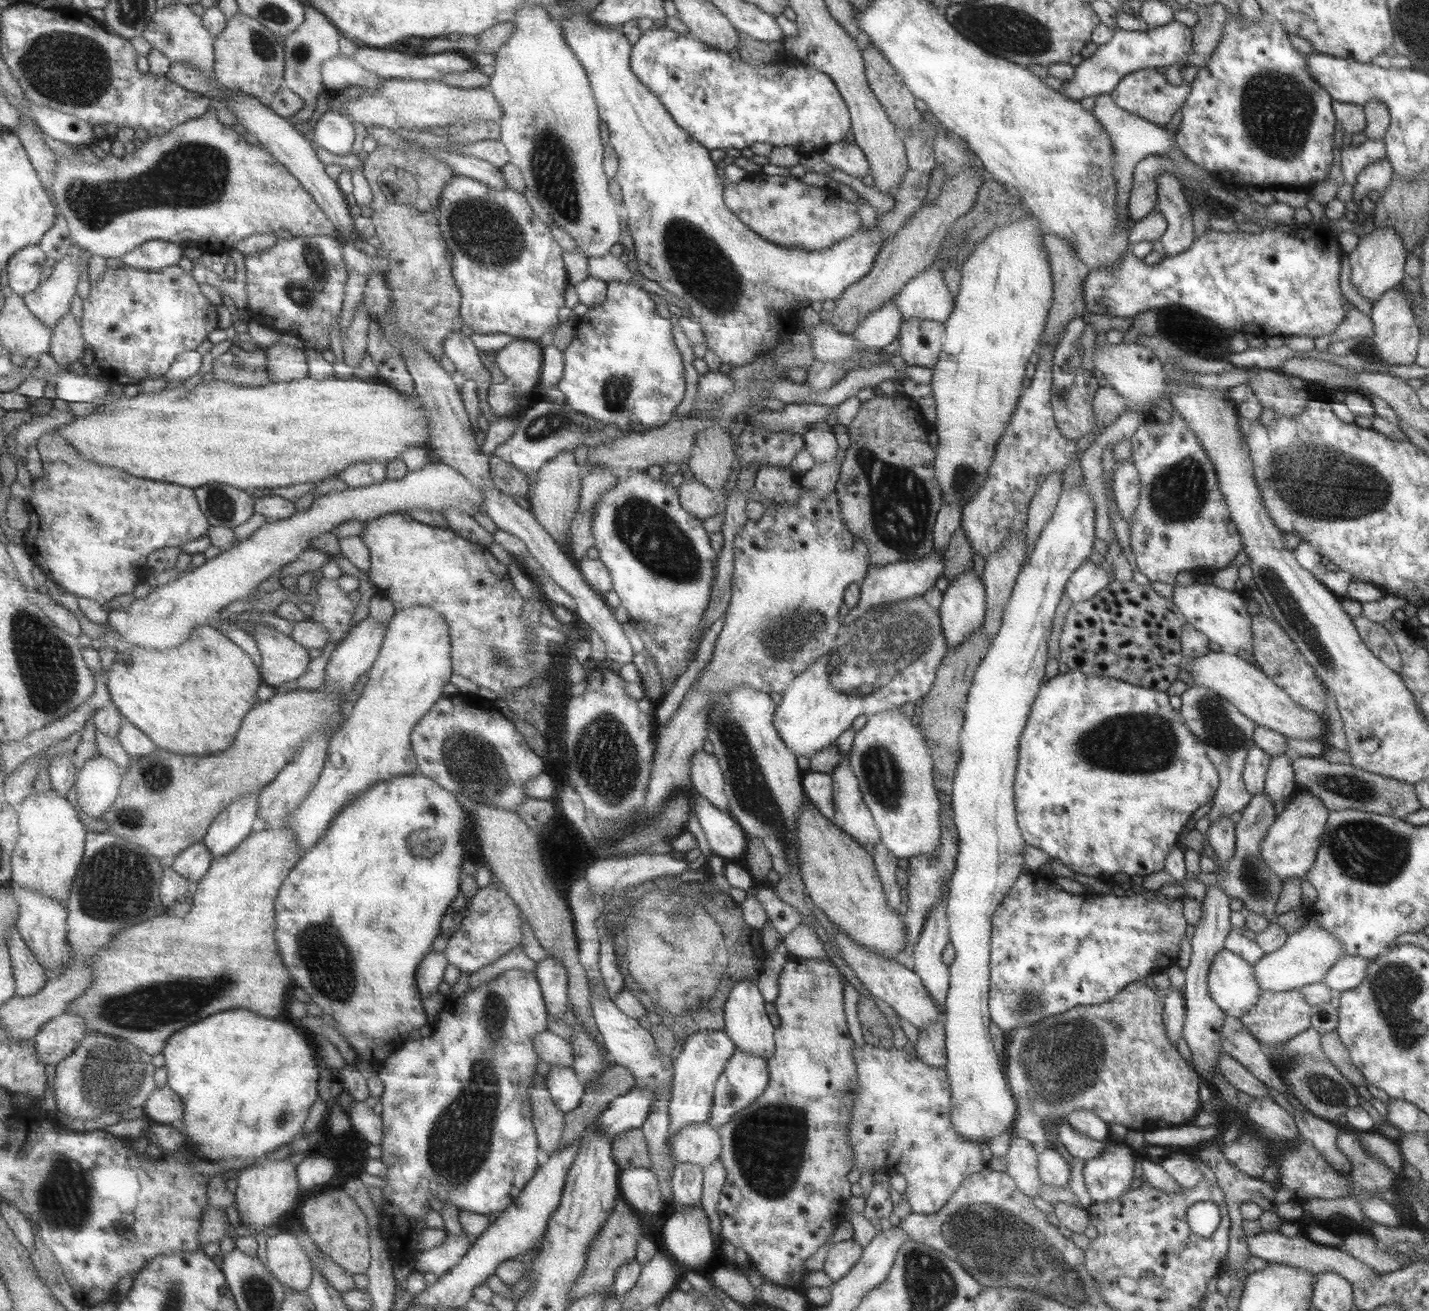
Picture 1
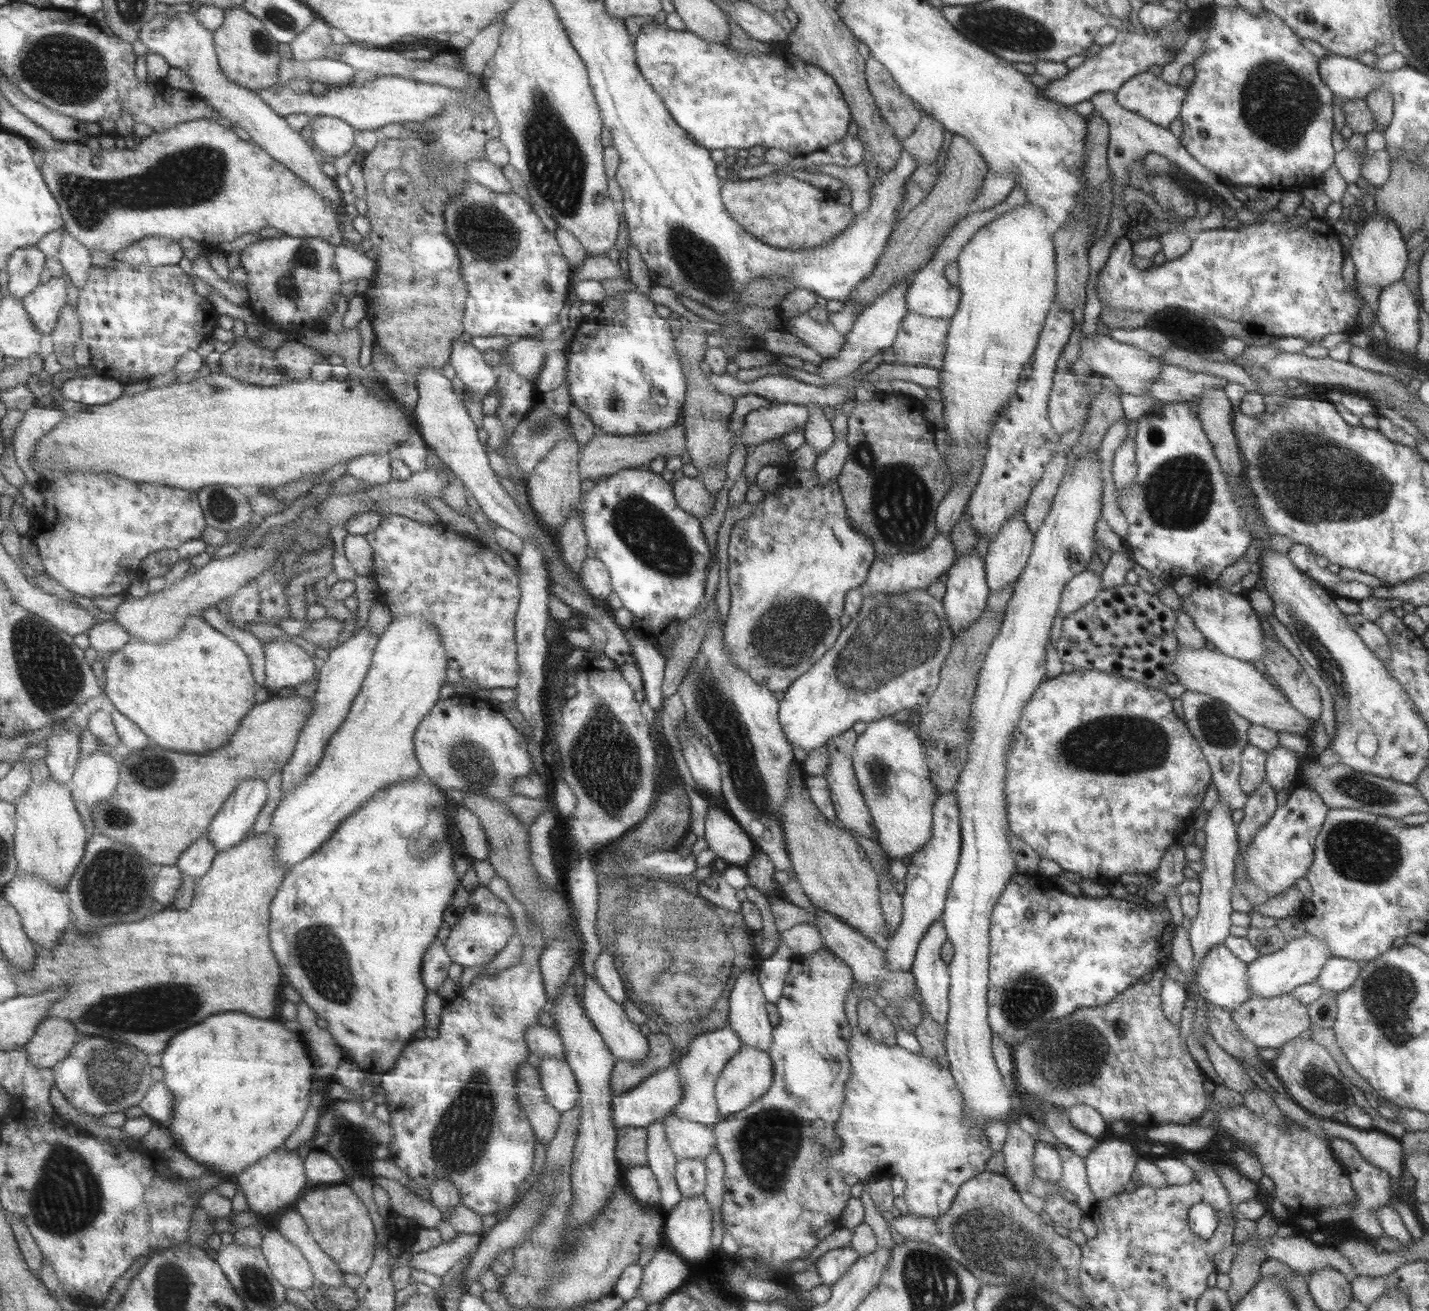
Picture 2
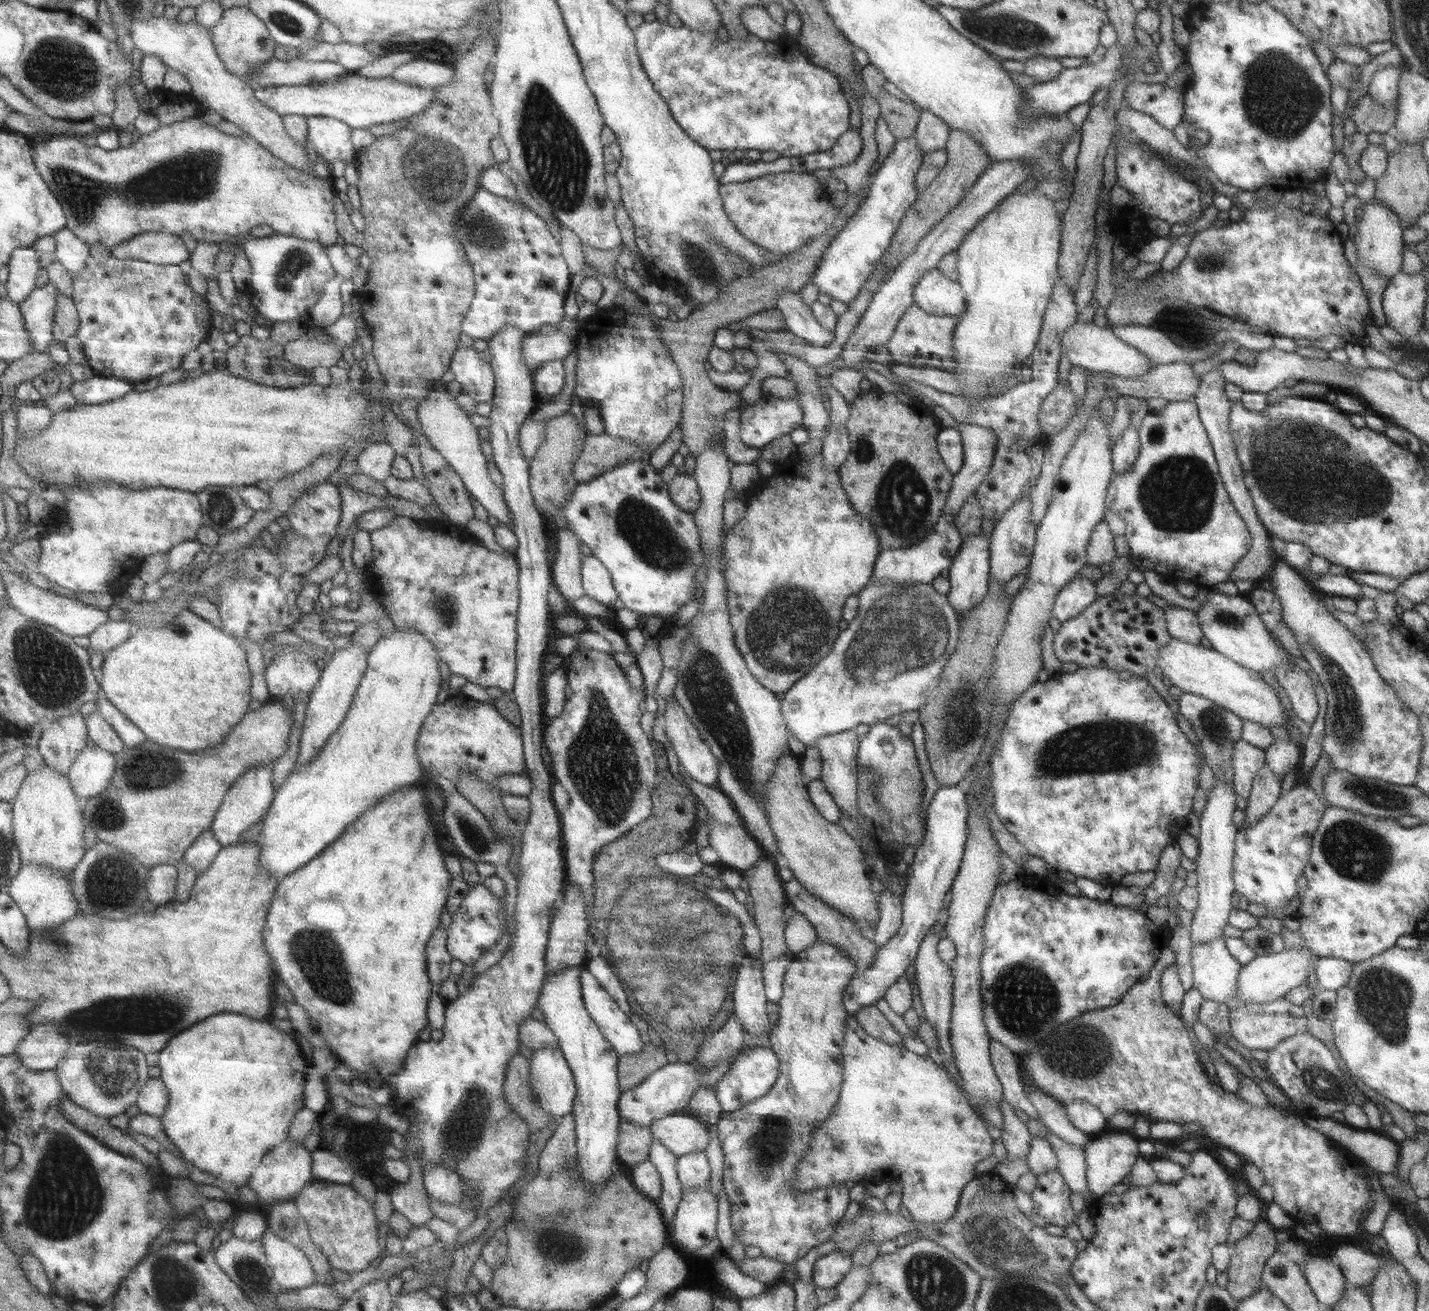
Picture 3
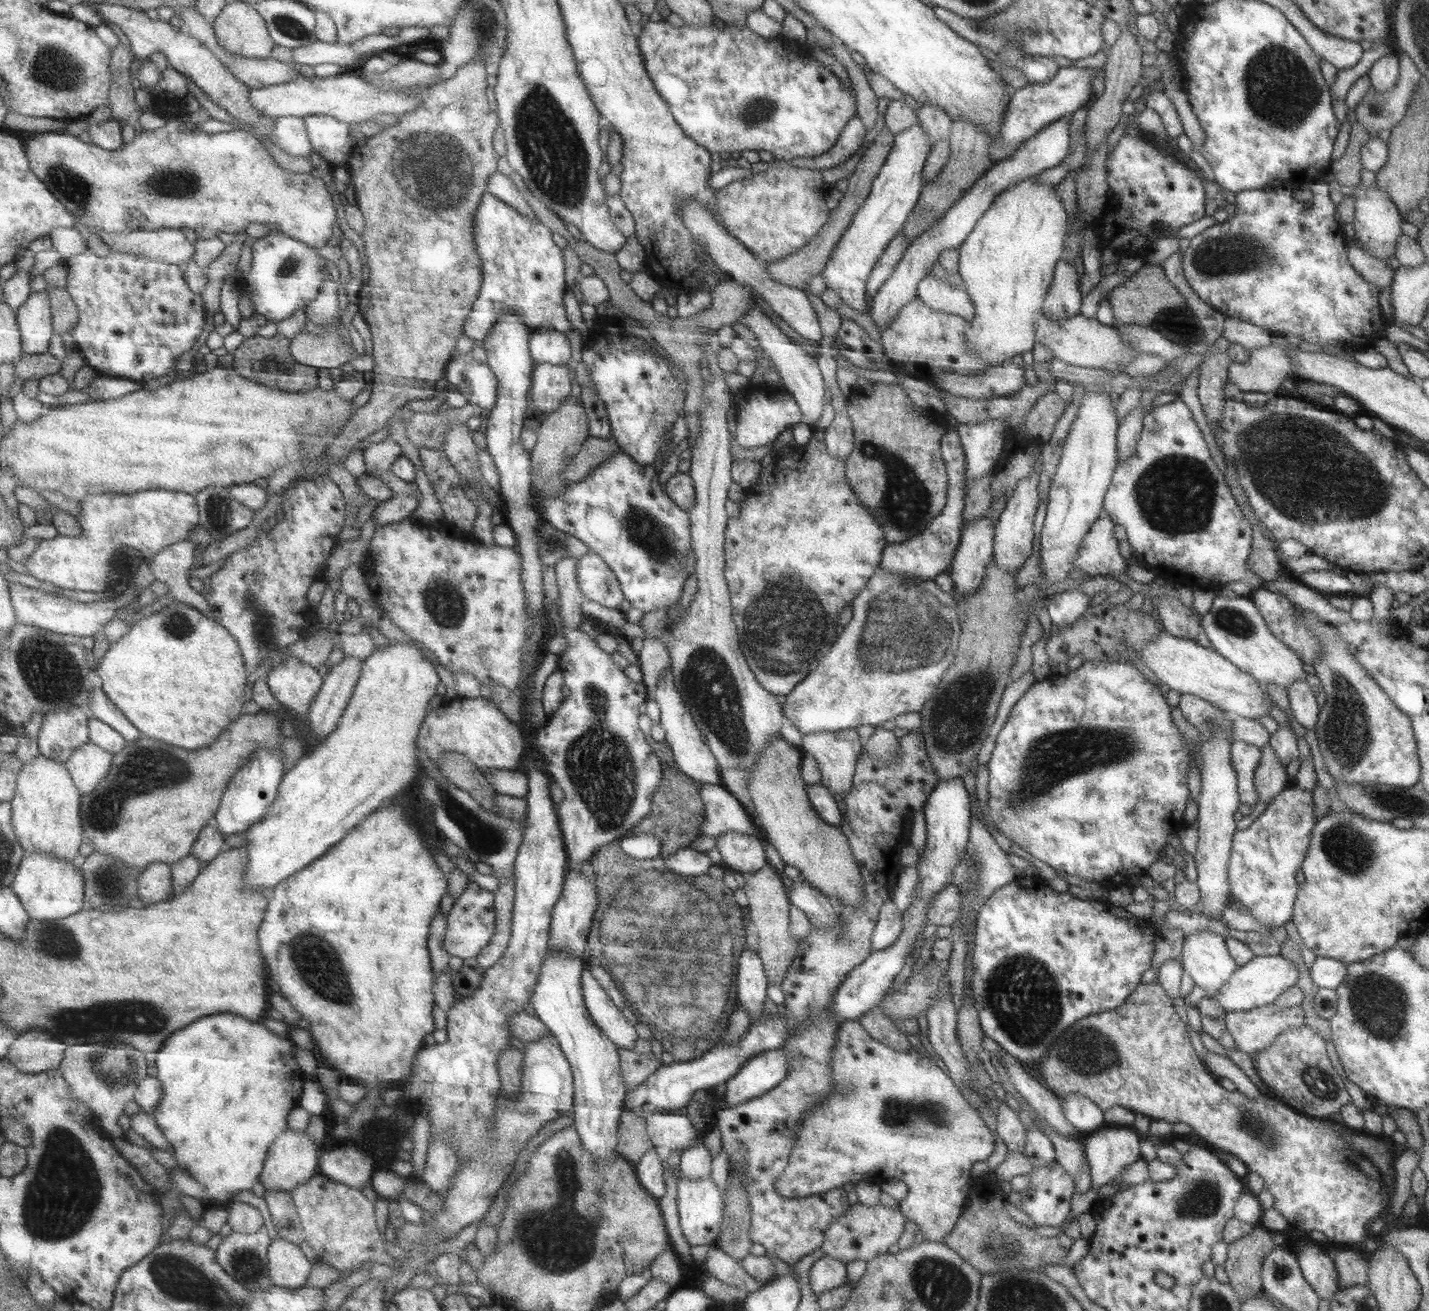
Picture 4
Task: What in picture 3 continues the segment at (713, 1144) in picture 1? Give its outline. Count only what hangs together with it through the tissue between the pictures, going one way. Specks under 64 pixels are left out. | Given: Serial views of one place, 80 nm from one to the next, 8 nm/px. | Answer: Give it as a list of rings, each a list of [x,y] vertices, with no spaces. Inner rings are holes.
[[[682,1112],[654,1120],[650,1130],[653,1140],[664,1144],[676,1157],[705,1152],[710,1145],[709,1127]]]

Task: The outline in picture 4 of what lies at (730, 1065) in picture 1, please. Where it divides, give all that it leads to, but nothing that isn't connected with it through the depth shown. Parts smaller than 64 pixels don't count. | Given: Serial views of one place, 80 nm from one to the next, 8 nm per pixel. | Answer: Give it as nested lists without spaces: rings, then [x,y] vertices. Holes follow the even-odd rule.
[[[781,1049],[767,1050],[749,1058],[735,1076],[725,1081],[723,1100],[732,1108],[766,1094],[785,1077],[788,1067]]]

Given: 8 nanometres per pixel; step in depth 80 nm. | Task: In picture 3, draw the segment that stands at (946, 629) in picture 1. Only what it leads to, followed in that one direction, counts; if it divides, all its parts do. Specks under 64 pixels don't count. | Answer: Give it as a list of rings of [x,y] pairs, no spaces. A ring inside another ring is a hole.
[[[981,532],[964,540],[949,568],[948,602],[957,615],[970,612],[989,591],[989,538]]]

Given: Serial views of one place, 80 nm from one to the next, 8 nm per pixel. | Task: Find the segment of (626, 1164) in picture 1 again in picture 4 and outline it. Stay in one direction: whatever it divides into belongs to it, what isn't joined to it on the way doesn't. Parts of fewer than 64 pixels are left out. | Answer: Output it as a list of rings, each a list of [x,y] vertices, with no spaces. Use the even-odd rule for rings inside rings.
[[[631,1110],[622,1111],[618,1124],[618,1138],[616,1155],[632,1164],[640,1162],[648,1151],[655,1148],[648,1136],[645,1120],[636,1117]]]

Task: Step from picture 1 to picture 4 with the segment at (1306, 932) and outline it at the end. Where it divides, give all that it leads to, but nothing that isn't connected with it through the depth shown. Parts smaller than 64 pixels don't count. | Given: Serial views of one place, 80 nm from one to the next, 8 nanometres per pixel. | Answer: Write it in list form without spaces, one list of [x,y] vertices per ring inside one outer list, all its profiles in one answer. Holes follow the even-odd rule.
[[[1281,954],[1274,956],[1255,955],[1250,962],[1237,966],[1236,972],[1222,987],[1222,990],[1210,998],[1218,1001],[1226,1014],[1239,1010],[1250,1010],[1274,1003],[1285,990],[1296,985],[1298,975],[1298,968],[1294,962]]]

